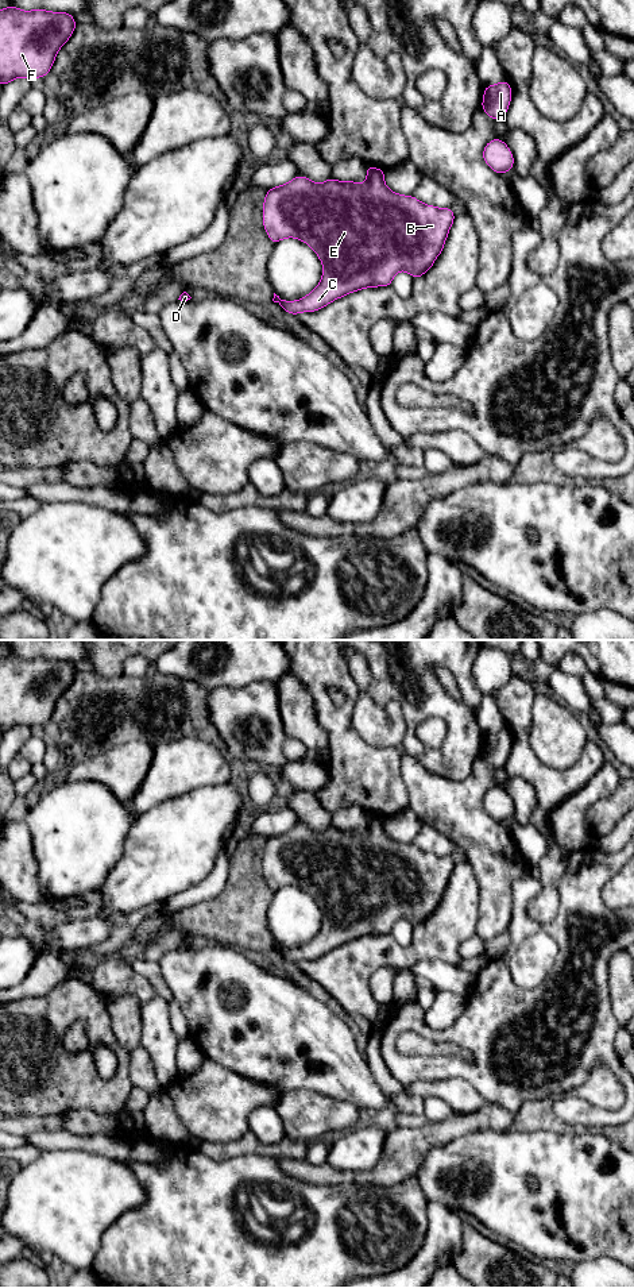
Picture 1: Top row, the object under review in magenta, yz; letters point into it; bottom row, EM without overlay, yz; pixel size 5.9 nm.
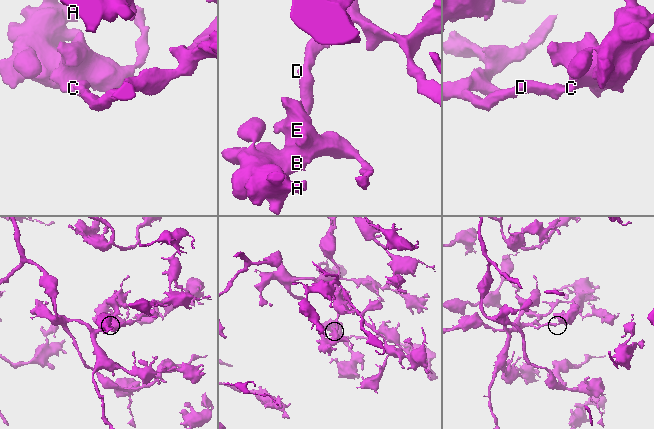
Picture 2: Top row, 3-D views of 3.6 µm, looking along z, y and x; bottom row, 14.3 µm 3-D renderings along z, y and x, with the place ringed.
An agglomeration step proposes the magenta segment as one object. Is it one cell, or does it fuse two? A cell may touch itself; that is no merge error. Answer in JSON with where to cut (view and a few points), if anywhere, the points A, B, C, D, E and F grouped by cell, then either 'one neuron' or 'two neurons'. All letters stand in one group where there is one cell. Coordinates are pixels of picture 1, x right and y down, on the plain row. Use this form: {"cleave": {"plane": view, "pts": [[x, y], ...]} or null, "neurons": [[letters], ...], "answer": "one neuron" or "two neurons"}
{"cleave": null, "neurons": [["A", "B", "C", "D", "E", "F"]], "answer": "one neuron"}

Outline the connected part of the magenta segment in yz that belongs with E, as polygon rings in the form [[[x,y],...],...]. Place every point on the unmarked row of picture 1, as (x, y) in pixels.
[[[366,814],[367,829],[337,829],[329,826],[316,832],[304,824],[297,824],[282,834],[267,838],[263,852],[263,874],[275,892],[285,886],[297,886],[309,892],[318,903],[324,919],[318,934],[302,948],[285,949],[274,941],[274,950],[291,963],[316,960],[329,950],[364,936],[390,934],[398,919],[407,919],[414,928],[424,923],[441,902],[448,880],[455,868],[449,856],[436,856],[418,849],[414,844],[394,841],[384,832],[384,818]]]

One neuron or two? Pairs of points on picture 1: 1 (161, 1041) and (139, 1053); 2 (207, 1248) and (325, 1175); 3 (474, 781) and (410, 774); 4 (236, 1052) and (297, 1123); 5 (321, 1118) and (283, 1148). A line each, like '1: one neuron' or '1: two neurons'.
1: two neurons
2: two neurons
3: one neuron
4: two neurons
5: two neurons

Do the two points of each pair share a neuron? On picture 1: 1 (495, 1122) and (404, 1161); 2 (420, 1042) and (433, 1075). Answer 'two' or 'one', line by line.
1: one
2: two

